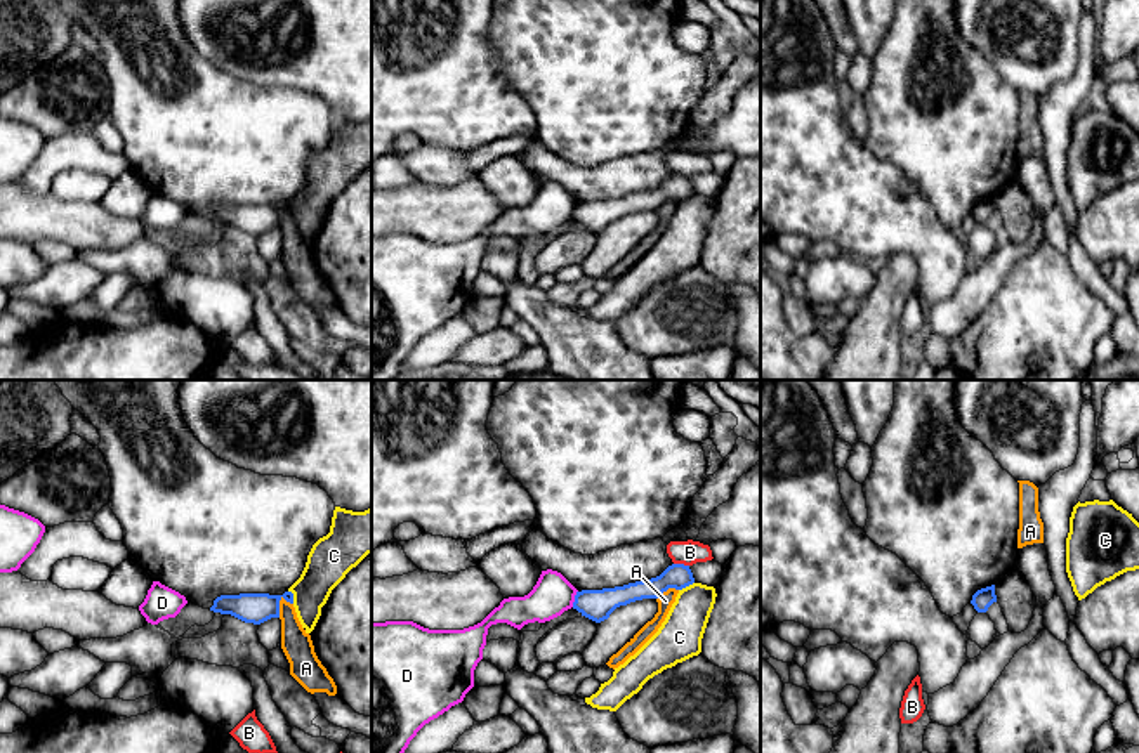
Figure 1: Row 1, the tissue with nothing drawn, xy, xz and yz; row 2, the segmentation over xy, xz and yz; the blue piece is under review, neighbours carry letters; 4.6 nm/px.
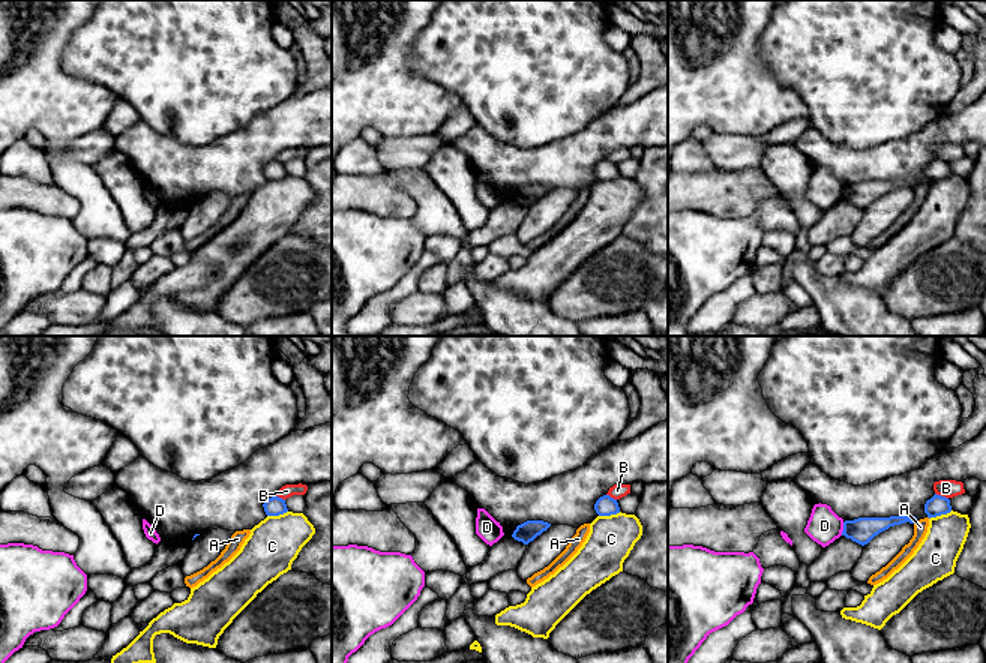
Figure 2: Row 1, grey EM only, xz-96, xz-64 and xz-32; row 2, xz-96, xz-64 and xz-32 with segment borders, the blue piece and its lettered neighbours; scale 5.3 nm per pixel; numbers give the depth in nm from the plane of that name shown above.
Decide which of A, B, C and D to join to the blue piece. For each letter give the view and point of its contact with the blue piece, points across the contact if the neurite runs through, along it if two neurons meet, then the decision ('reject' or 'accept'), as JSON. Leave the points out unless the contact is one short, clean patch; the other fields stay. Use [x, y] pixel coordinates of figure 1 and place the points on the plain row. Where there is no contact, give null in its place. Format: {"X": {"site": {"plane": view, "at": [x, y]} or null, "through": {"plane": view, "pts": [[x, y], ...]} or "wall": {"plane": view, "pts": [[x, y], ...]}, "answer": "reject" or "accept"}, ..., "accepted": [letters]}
{"A": {"site": {"plane": "xy", "at": [278, 217]}, "wall": {"plane": "xy", "pts": [[282, 207], [278, 228]]}, "answer": "reject"}, "B": {"site": {"plane": "xz", "at": [681, 176]}, "answer": "reject"}, "C": {"site": {"plane": "xz", "at": [686, 196]}, "answer": "reject"}, "D": {"site": {"plane": "xz", "at": [575, 210]}, "wall": {"plane": "xz", "pts": [[577, 202], [572, 217]]}, "answer": "reject"}, "accepted": []}

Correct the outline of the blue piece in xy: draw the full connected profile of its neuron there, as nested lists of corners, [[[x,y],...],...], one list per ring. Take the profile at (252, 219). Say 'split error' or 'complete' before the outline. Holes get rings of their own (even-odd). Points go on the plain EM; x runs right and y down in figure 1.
complete; [[[285,203],[283,206],[269,205],[221,206],[214,212],[210,222],[231,226],[245,234],[260,236],[271,229],[280,229],[281,210],[293,215],[292,203]]]

